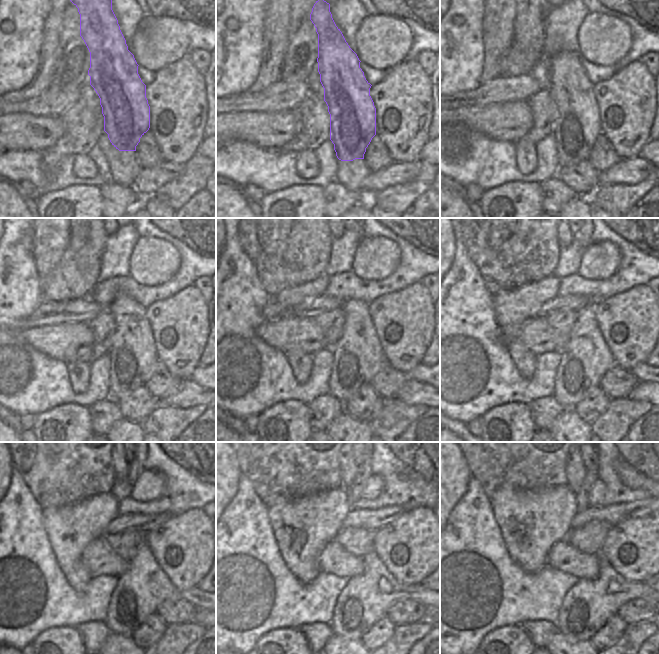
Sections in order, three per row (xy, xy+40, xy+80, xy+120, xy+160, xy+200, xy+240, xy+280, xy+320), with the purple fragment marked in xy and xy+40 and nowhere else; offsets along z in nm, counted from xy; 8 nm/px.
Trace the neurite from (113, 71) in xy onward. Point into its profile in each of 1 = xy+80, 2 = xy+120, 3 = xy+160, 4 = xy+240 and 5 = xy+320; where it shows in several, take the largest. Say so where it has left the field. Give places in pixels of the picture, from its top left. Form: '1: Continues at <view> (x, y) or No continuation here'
1: Continues at xy+80 (577, 127)
2: Continues at xy+120 (133, 352)
3: Continues at xy+160 (358, 356)
4: Continues at xy+240 (144, 586)
5: Continues at xy+320 (587, 606)

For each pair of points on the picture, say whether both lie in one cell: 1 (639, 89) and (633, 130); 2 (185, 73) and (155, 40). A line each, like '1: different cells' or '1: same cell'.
1: same cell
2: different cells

